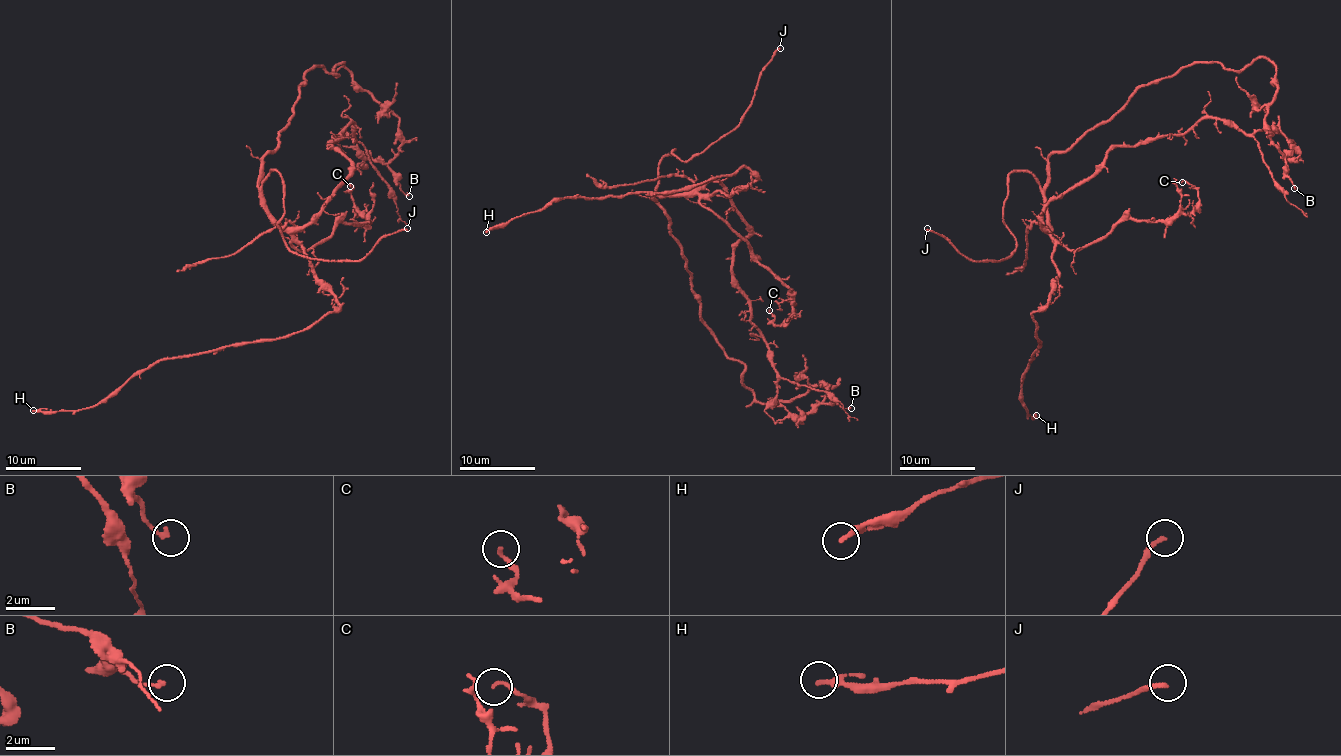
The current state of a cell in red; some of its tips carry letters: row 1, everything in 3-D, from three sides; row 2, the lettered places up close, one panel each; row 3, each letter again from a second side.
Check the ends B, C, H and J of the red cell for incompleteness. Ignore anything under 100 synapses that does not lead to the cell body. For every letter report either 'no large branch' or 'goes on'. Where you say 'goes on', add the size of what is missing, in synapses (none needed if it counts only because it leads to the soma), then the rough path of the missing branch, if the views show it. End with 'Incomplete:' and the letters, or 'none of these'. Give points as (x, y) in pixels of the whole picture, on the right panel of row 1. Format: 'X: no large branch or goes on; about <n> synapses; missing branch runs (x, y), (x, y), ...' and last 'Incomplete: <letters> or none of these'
B: no large branch
C: no large branch
H: no large branch
J: goes on
Incomplete: J

